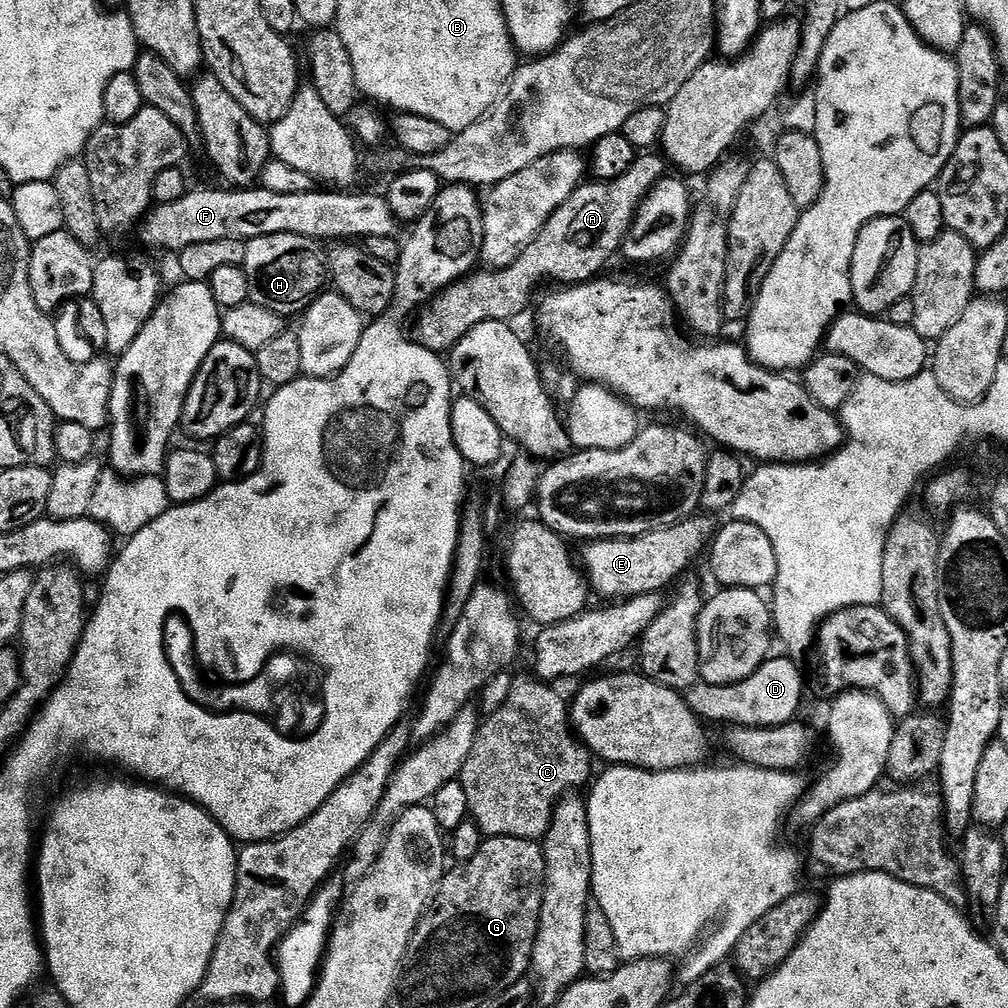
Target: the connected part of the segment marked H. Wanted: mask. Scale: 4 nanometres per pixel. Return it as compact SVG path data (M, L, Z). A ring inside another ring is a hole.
M266 234L247 241L242 267L249 280L249 301L285 318L303 313L330 284L327 251L321 241L302 234Z

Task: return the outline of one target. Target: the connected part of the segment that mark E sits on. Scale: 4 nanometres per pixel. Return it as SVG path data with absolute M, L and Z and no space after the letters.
M704 514L689 516L687 520L659 528L641 536L623 540L593 540L584 552L582 568L591 591L600 596L631 598L647 592L664 590L671 580L676 580L700 555L709 551L713 542L714 527Z

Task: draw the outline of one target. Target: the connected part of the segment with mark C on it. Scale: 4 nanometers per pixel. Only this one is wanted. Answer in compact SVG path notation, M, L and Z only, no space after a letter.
M531 678L532 680L520 680L508 692L508 697L504 700L504 705L493 714L489 720L485 719L480 725L479 732L474 738L474 746L470 750L470 754L466 758L466 762L462 766L458 783L466 790L466 798L468 799L468 811L471 819L476 821L480 831L485 837L490 836L509 836L510 838L522 838L523 840L539 841L548 832L548 827L552 825L552 815L557 804L569 795L573 790L580 790L584 783L587 785L593 779L594 771L592 772L592 763L594 757L583 744L580 743L571 723L570 723L570 708L564 700L555 692L551 683L545 682L539 678Z

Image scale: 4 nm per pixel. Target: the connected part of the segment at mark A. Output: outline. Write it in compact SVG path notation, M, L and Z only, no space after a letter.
M644 154L637 159L636 164L622 178L605 180L603 182L585 182L576 189L563 206L546 222L546 226L540 231L540 235L524 249L524 253L508 268L495 270L480 270L467 278L447 287L439 293L438 298L423 309L424 317L416 324L414 339L426 350L437 354L447 353L463 338L474 326L491 320L502 320L505 322L515 321L519 312L528 308L536 287L543 280L553 280L556 286L571 286L574 284L586 284L589 280L597 279L600 272L612 260L612 255L623 249L625 240L629 239L633 231L636 214L640 211L641 204L651 194L652 189L665 179L664 164L666 160L663 155Z

